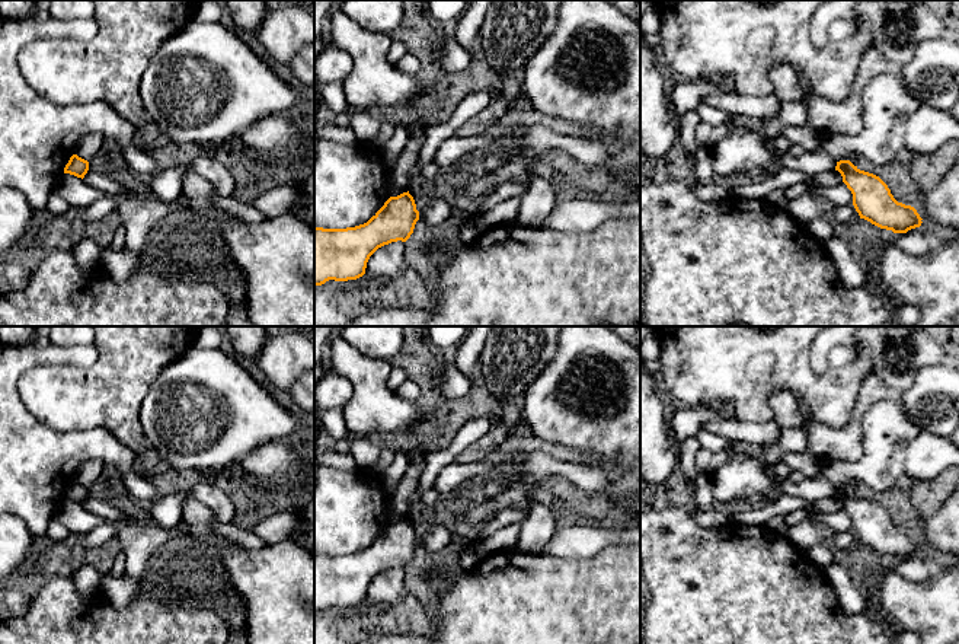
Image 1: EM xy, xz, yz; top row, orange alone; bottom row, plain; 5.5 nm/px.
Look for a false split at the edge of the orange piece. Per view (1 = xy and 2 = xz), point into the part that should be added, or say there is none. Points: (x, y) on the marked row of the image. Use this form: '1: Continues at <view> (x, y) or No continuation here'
1: No continuation here
2: No continuation here

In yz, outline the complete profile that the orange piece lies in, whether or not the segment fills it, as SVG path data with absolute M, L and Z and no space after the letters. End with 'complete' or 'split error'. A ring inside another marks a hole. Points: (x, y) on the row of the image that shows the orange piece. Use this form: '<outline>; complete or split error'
M850 160L837 162L835 170L851 191L853 205L860 219L894 233L907 233L921 226L923 219L917 210L898 203L879 176L860 170Z; complete

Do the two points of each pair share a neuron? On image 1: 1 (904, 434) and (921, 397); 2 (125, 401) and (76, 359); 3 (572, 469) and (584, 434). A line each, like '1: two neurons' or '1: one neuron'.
1: two neurons
2: two neurons
3: two neurons

